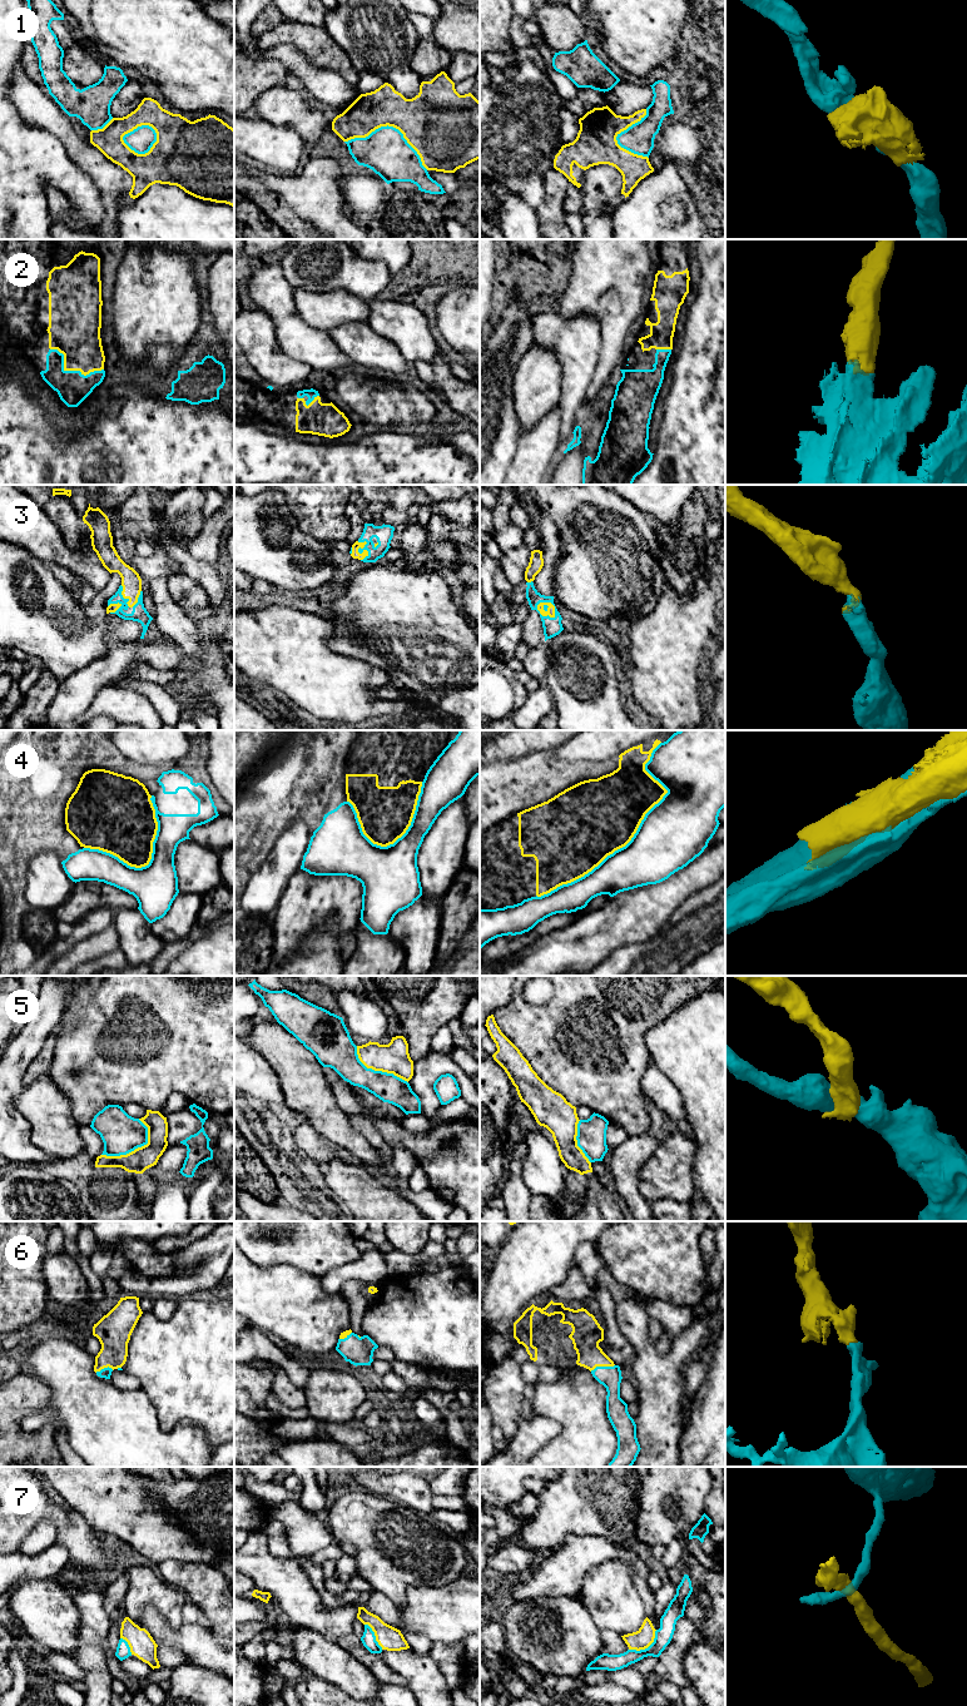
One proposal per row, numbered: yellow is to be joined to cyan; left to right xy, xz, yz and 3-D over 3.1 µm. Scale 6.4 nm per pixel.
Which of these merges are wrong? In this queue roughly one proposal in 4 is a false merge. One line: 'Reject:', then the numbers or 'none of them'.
Reject: 1, 4, 5, 7

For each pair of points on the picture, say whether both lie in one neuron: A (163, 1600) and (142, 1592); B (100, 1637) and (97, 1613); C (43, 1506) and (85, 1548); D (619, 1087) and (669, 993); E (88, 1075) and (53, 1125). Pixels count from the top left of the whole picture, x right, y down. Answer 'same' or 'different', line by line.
A: same
B: same
C: same
D: same
E: different

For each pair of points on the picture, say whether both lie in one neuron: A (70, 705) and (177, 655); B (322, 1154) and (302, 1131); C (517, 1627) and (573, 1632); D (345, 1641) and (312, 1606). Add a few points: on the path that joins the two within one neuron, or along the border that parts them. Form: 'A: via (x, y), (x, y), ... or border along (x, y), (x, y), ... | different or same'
A: via (97, 679), (125, 655), (150, 655) | same
B: via (318, 1149), (306, 1136) | same
C: via (531, 1627), (539, 1632), (559, 1632) | same
D: border along (352, 1632), (341, 1636), (336, 1641) | different

